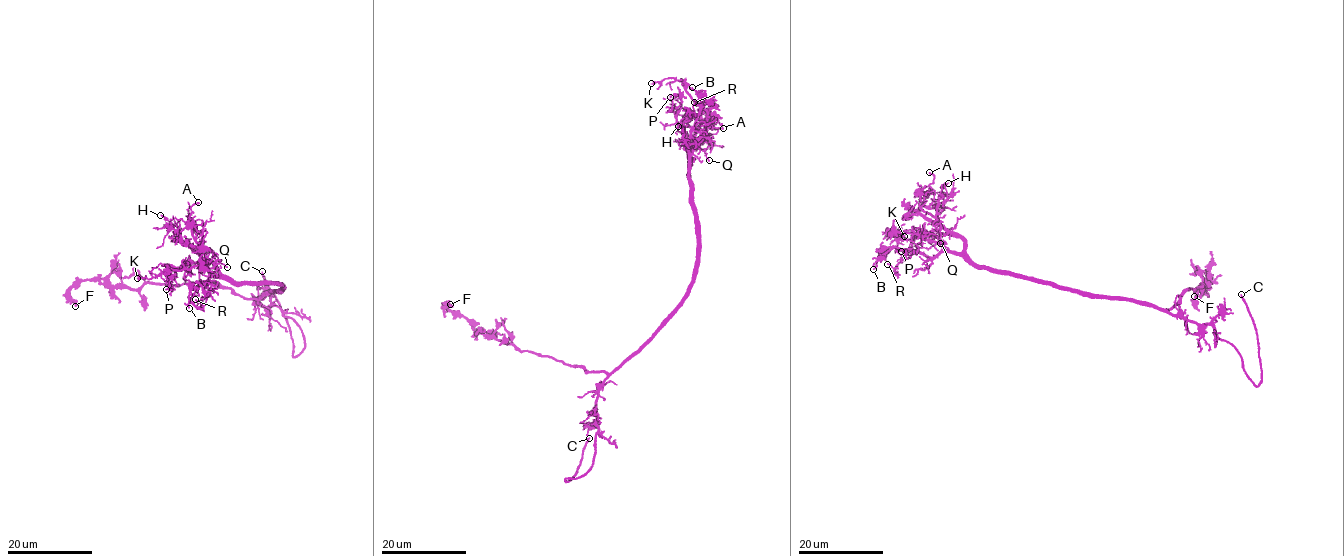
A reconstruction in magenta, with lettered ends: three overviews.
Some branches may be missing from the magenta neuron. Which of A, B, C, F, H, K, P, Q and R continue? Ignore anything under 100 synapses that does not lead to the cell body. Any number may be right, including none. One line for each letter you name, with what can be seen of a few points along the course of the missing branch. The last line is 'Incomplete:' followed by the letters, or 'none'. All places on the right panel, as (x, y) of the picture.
C: (1241, 294), (1224, 259), (1227, 250), (1223, 249)
Incomplete: C

